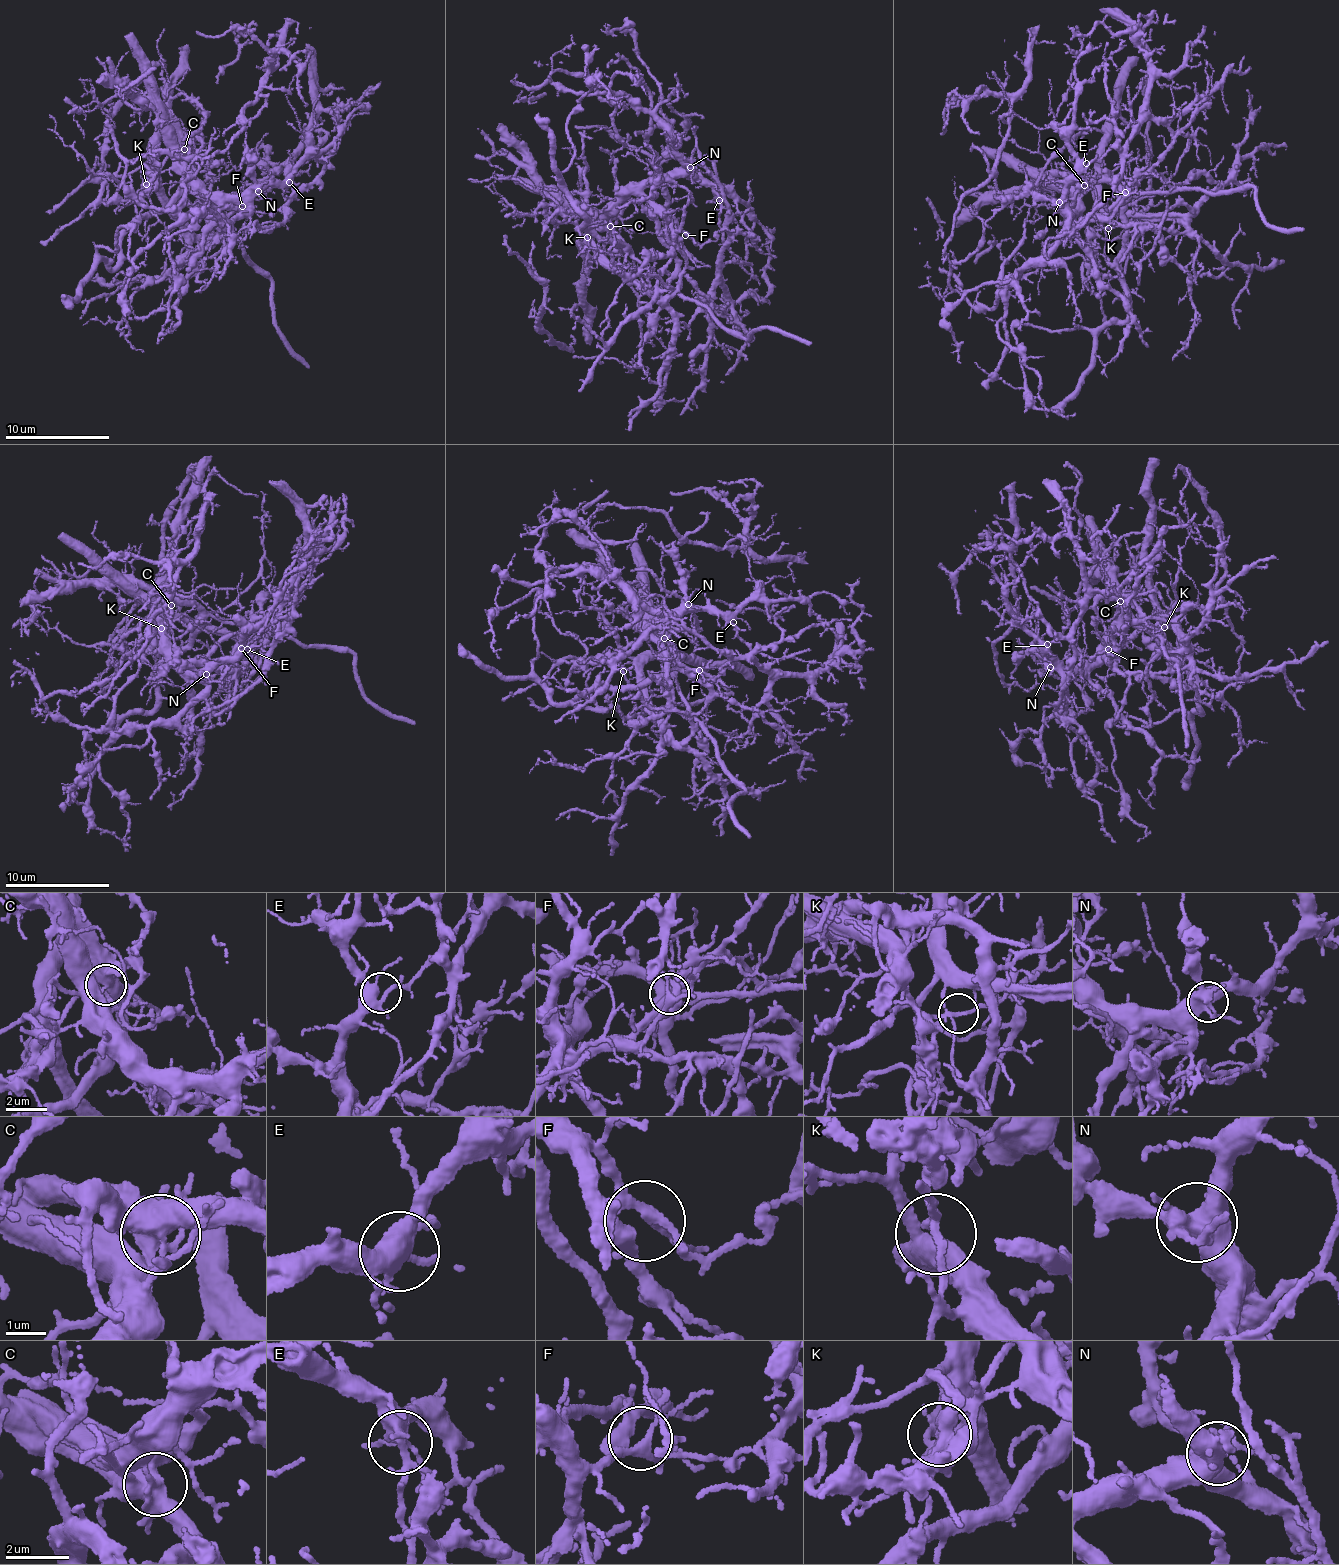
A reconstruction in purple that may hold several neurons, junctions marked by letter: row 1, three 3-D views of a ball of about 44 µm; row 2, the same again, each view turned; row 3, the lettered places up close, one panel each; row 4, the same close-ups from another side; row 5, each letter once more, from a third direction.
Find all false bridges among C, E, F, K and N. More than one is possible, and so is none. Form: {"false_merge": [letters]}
{"false_merge": ["C", "K"]}

